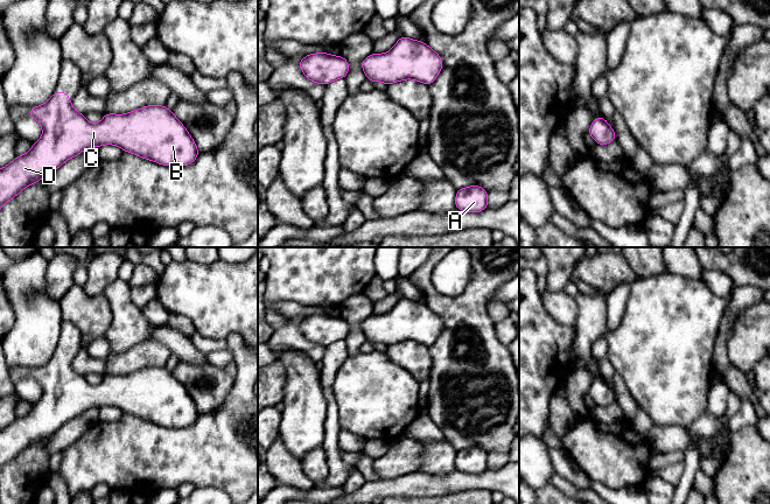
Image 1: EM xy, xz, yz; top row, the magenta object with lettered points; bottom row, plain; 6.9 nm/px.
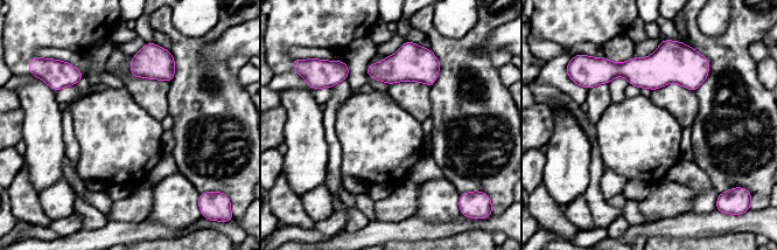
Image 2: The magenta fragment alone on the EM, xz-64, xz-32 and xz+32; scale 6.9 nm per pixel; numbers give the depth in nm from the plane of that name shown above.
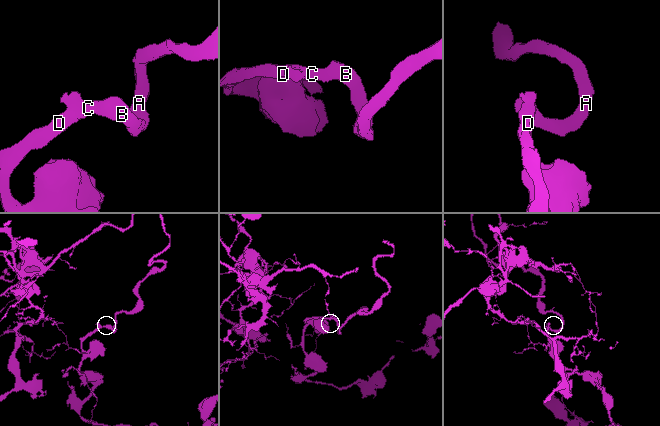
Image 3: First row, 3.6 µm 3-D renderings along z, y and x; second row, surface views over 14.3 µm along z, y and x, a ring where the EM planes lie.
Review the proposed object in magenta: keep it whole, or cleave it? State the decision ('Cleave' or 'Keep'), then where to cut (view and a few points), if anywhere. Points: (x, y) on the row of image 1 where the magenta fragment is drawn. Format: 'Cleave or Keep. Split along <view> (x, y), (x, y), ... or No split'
Keep. No split

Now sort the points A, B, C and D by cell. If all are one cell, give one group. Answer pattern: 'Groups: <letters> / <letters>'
Groups: A B C D

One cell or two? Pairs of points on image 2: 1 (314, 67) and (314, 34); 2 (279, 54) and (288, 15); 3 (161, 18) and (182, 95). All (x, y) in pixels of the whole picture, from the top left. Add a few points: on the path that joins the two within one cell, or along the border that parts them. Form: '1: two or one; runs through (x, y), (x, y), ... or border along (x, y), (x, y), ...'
1: one; runs through (296, 66), (281, 54), (281, 49), (296, 34)
2: one; runs through (279, 44), (279, 37), (288, 25)
3: one; runs through (176, 36), (183, 47), (183, 76)

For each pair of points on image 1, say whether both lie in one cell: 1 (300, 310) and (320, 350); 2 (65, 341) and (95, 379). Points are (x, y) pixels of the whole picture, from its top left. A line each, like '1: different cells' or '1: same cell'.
1: different cells
2: different cells

